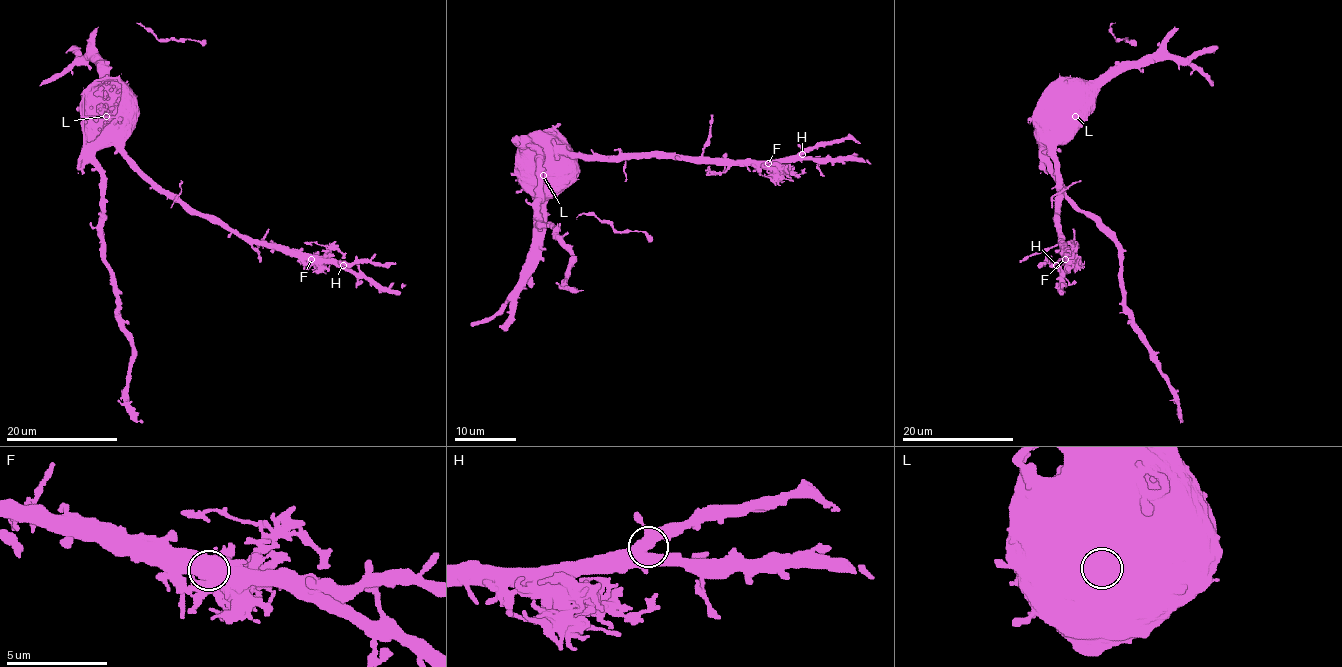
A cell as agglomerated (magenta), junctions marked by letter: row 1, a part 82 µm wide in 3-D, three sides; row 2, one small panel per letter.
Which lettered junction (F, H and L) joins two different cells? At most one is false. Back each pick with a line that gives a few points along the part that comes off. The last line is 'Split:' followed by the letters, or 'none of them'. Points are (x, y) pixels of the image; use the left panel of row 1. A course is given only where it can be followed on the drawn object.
F: (312, 259), (320, 259), (326, 248), (303, 242)
Split: F

